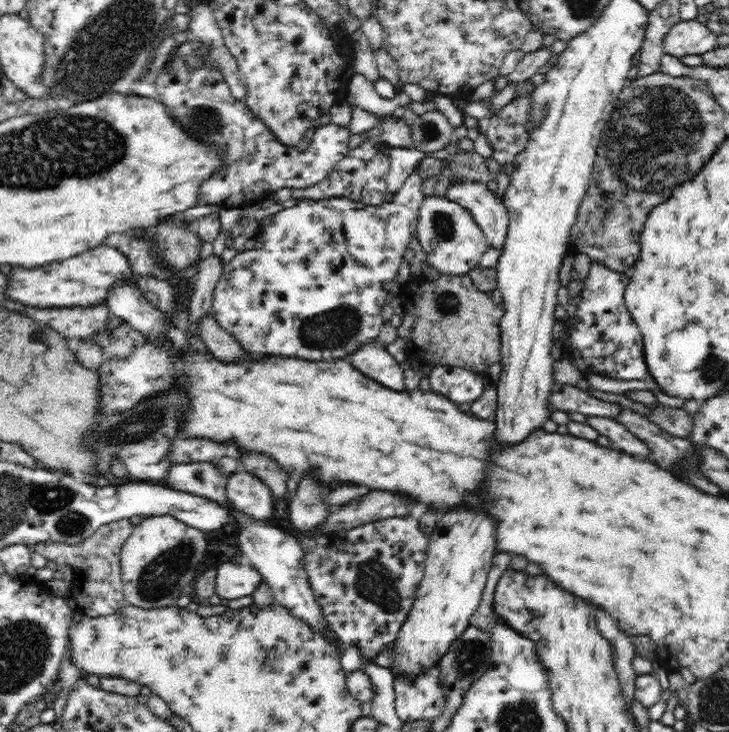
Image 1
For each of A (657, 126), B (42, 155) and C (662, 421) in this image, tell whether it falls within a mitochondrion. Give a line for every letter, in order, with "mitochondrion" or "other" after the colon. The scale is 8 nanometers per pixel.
A: mitochondrion
B: mitochondrion
C: other

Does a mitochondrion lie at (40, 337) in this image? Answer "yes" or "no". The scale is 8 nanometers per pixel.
yes

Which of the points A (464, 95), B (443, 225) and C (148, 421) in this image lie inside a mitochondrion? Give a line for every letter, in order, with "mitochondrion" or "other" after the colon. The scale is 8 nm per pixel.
A: other
B: mitochondrion
C: mitochondrion

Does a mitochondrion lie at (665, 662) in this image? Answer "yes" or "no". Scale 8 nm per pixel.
no

